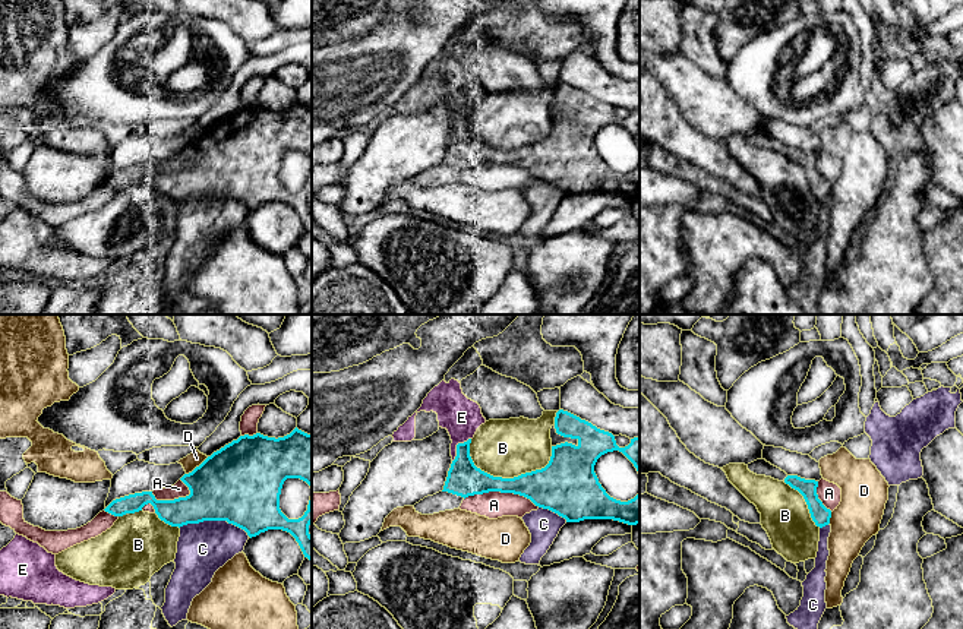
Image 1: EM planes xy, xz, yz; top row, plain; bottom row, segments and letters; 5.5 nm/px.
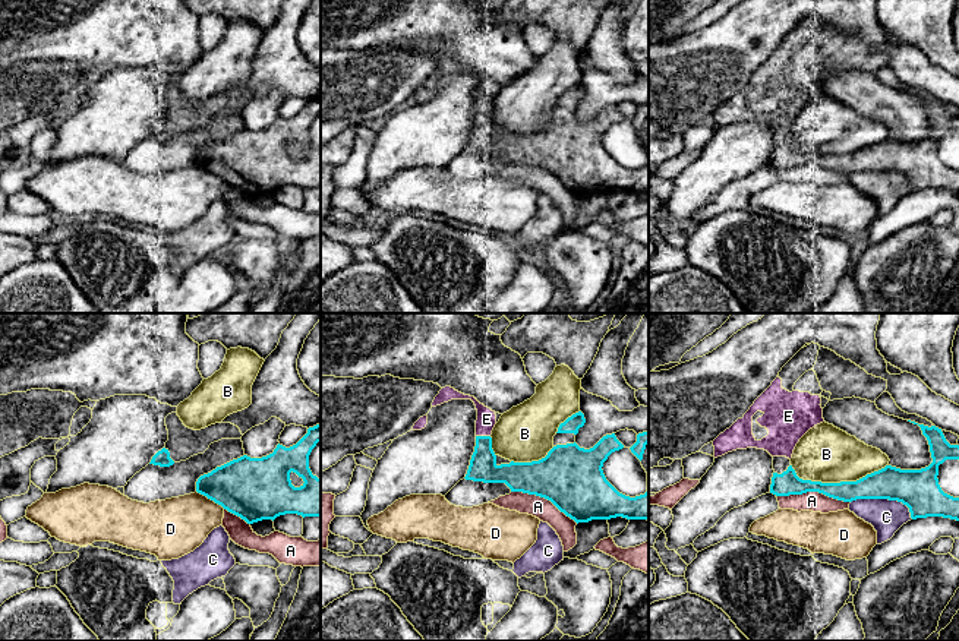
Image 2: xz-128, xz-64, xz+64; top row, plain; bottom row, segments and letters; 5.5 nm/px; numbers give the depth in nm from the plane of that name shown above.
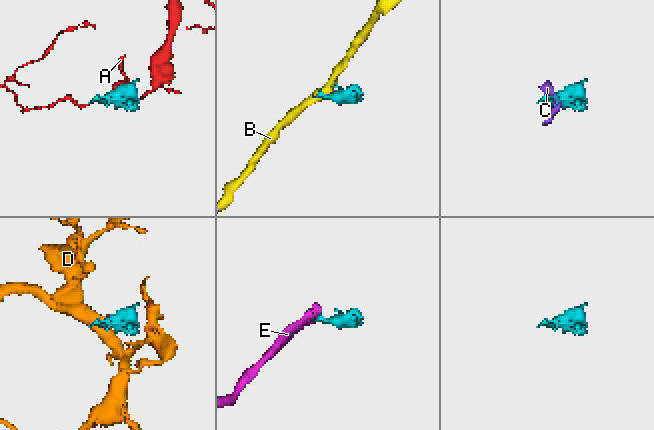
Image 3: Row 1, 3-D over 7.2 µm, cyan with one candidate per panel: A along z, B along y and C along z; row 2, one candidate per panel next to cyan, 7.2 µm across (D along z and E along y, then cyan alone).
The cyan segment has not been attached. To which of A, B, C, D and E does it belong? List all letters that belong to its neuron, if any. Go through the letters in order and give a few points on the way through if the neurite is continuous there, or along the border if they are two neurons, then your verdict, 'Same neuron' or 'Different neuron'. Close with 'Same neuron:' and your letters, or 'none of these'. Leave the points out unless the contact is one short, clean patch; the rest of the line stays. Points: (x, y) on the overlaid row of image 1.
A: Different neuron
B: Different neuron
C: Different neuron
D: Different neuron
E: Same neuron
Same neuron: E

